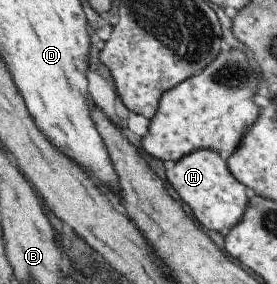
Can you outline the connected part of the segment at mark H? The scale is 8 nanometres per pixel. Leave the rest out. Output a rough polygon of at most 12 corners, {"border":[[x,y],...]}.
{"border":[[200,149],[166,171],[207,229],[233,229],[250,190]]}

